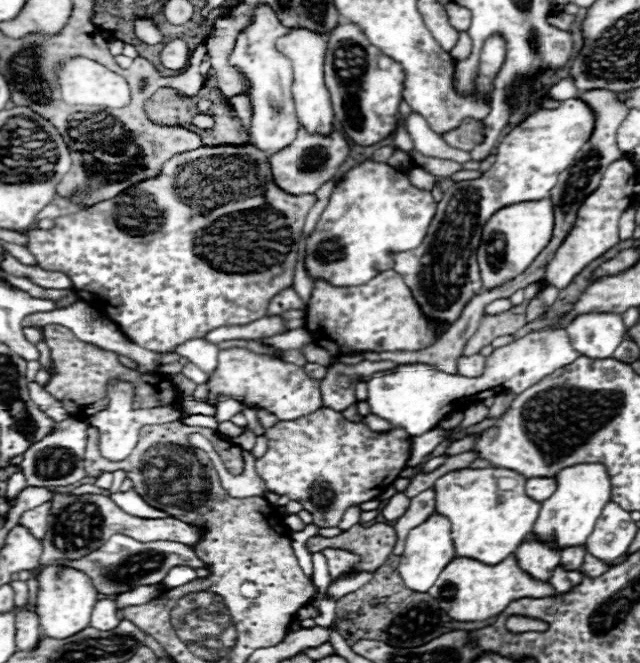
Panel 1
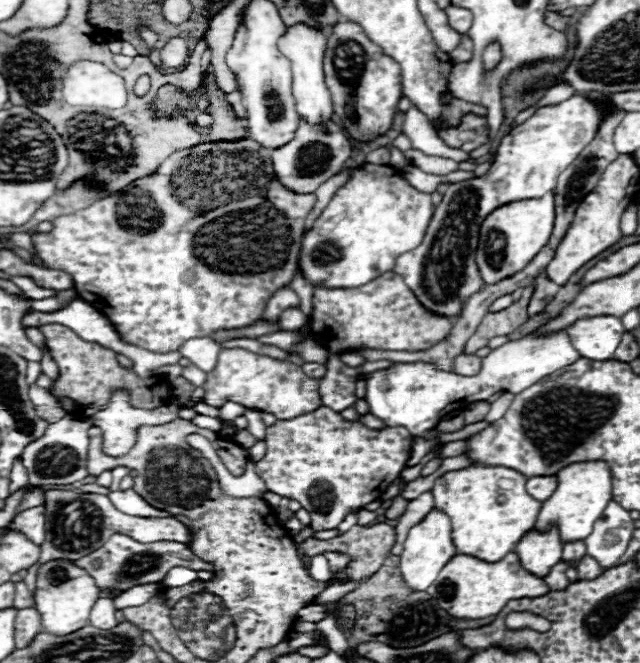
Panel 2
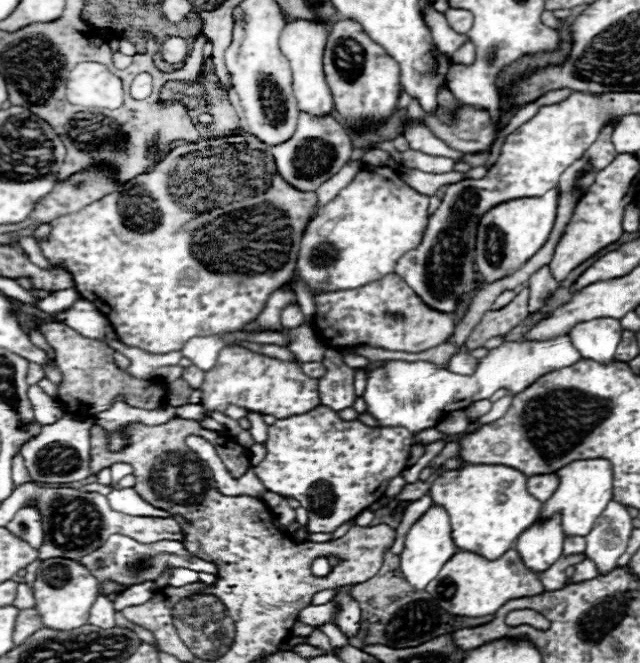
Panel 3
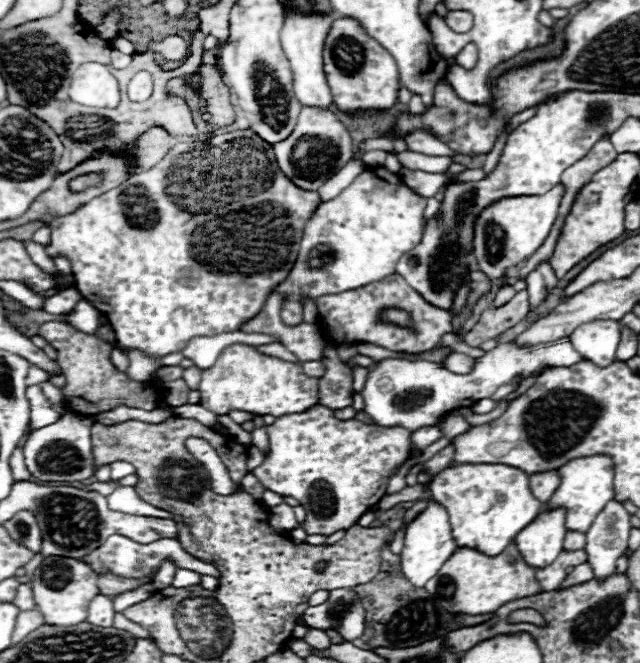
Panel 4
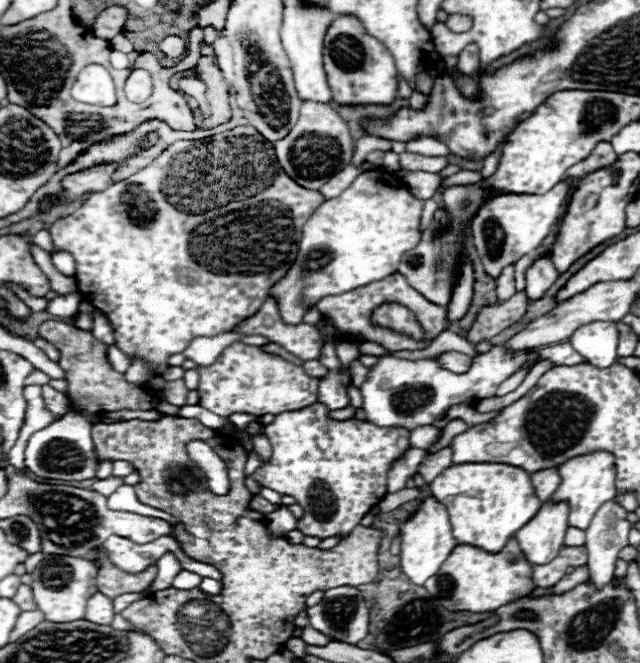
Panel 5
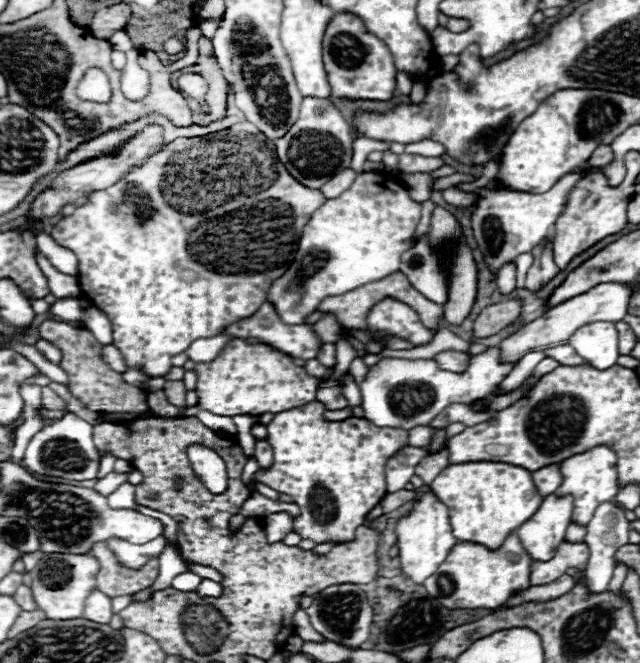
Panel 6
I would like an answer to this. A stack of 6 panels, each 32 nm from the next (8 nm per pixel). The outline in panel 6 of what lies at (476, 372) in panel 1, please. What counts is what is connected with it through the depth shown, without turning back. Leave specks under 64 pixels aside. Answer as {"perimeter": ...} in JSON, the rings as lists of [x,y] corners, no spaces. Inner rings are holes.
{"perimeter":[[[440,352],[434,356],[434,360],[438,362],[438,366],[442,370],[450,370],[450,372],[464,372],[470,364],[470,356],[462,354],[462,352]]]}

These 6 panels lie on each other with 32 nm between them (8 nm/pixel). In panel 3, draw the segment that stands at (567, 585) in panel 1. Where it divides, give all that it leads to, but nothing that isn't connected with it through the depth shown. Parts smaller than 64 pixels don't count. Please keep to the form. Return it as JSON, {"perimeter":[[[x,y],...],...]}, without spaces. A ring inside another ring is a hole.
{"perimeter":[[[584,554],[580,556],[560,556],[560,560],[556,560],[556,564],[552,564],[552,568],[548,568],[544,574],[538,574],[538,578],[542,580],[546,590],[560,590],[566,586],[566,568],[578,564],[580,560],[584,560]]]}

